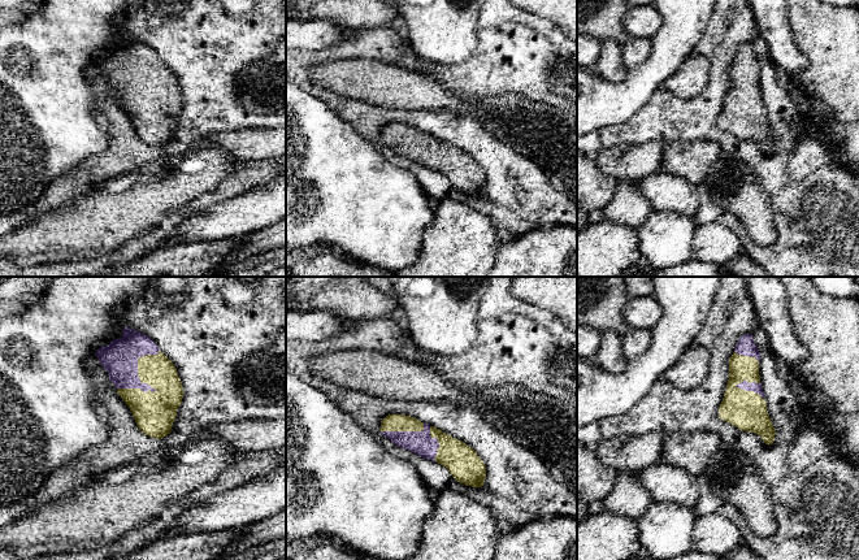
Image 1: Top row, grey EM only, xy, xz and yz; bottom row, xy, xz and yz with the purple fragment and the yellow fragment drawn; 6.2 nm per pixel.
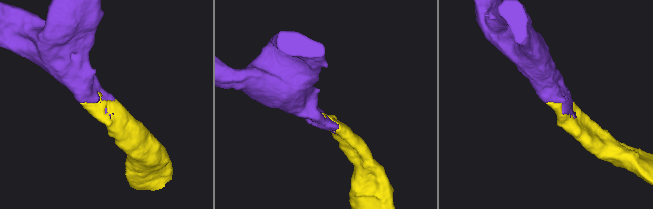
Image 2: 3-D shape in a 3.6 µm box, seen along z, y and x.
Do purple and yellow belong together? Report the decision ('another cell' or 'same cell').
same cell

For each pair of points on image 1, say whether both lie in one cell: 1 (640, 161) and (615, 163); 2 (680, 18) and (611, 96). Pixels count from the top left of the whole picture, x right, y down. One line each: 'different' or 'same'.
1: same
2: same

